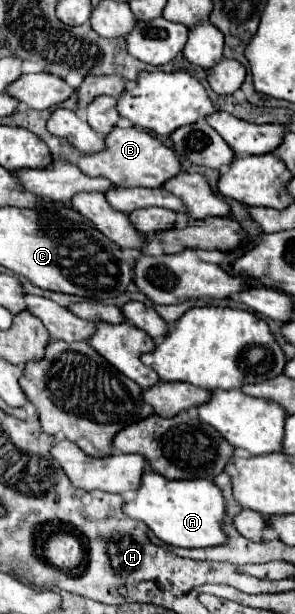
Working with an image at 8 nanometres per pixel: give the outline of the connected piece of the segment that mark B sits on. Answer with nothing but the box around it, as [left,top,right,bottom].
[62,128,184,188]

